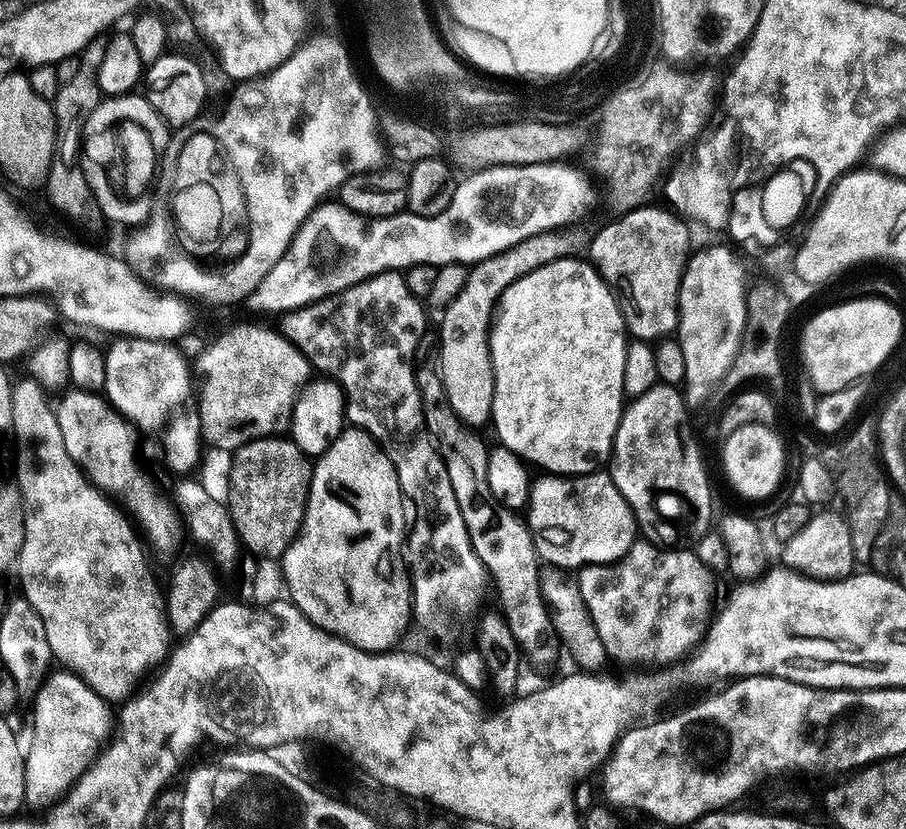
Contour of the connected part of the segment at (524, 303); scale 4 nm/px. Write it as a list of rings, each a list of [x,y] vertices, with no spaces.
[[[565,258],[555,260],[546,266],[538,266],[530,270],[522,278],[518,278],[500,296],[498,315],[490,329],[488,345],[492,351],[492,369],[494,370],[494,402],[492,403],[491,427],[496,427],[496,436],[501,445],[518,454],[521,460],[529,465],[537,464],[540,470],[554,476],[584,476],[595,472],[609,463],[612,454],[612,443],[624,413],[626,397],[624,394],[623,375],[626,374],[626,352],[630,343],[627,327],[624,323],[624,312],[615,292],[601,278],[599,272],[587,259]]]

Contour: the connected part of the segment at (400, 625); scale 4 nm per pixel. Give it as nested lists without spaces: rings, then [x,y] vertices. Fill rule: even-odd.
[[[348,426],[312,465],[308,505],[300,533],[284,551],[284,581],[296,598],[296,608],[314,626],[367,652],[395,649],[413,619],[412,581],[405,567],[406,501],[398,474],[384,449],[369,432]]]

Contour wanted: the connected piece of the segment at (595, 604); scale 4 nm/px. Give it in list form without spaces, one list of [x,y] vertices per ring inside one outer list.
[[[643,538],[637,539],[636,543],[632,544],[628,553],[614,564],[587,564],[586,567],[579,569],[578,583],[580,585],[580,593],[582,594],[582,602],[586,602],[590,618],[594,622],[594,626],[598,630],[598,638],[602,638],[602,646],[606,649],[609,657],[614,661],[621,660],[624,664],[644,664],[650,666],[652,662],[660,661],[671,663],[672,658],[678,656],[683,657],[690,649],[693,649],[698,644],[706,630],[706,623],[710,618],[712,606],[712,595],[716,592],[717,577],[711,570],[702,562],[702,558],[696,556],[695,551],[689,550],[684,546],[661,546],[653,544],[651,540]]]

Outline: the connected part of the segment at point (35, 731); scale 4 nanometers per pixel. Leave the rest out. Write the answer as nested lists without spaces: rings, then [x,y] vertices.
[[[55,670],[49,671],[34,693],[34,699],[36,699],[36,718],[32,724],[32,741],[29,742],[28,746],[26,744],[26,755],[24,758],[24,803],[32,810],[39,801],[54,796],[56,792],[60,792],[64,785],[68,784],[68,781],[72,780],[73,776],[80,774],[82,770],[90,767],[98,753],[105,747],[106,741],[109,739],[110,733],[114,728],[114,712],[108,709],[111,708],[109,701],[102,699],[99,694],[94,691],[81,676],[77,676],[75,672],[67,670],[59,671],[60,672],[55,672]]]

